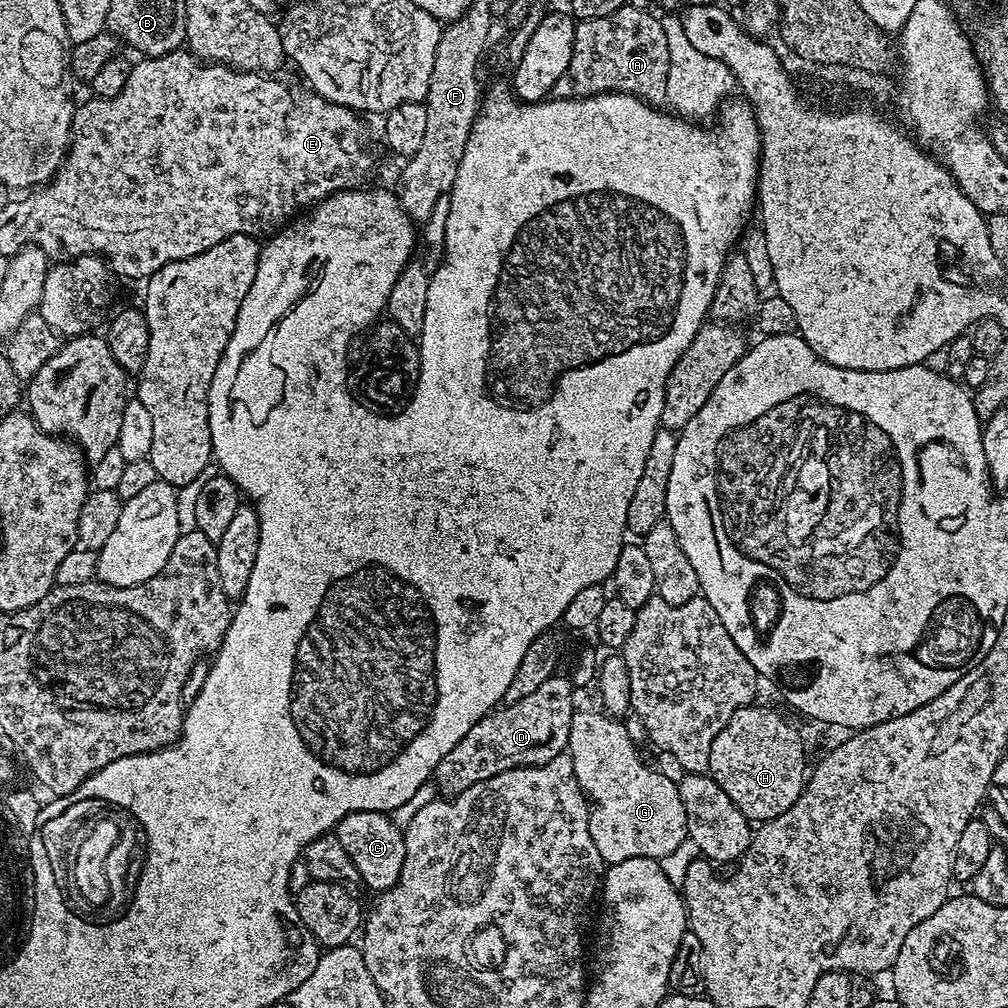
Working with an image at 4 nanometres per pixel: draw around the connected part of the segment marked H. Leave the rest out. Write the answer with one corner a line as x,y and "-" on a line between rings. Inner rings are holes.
753,702
738,710
722,726
714,746
710,746
707,775
726,790
730,802
746,814
748,821
767,822
778,818
778,814
786,814
802,794
806,783
804,740
782,713
758,705

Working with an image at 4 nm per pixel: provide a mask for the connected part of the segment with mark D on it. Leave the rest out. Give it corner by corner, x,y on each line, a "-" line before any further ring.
555,674
547,678
538,690
531,691
526,698
513,704
505,703
470,726
466,738
438,762
434,773
434,783
439,795
451,798
462,790
470,790
494,774
502,774
515,768
529,768
535,764
550,762
550,758
565,755
571,734
571,720
574,687
567,675

